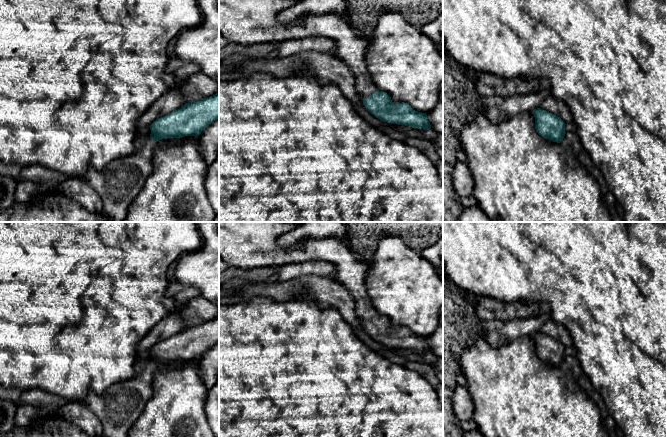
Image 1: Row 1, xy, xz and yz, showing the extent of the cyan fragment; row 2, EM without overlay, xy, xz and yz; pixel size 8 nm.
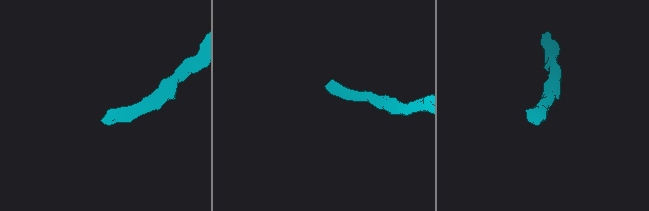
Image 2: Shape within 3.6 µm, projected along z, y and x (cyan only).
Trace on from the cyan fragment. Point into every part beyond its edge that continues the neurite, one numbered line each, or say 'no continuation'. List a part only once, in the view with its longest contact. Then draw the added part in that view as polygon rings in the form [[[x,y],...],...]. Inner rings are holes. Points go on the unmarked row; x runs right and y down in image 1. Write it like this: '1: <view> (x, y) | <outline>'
1: xz (246, 245) | [[[219,222],[219,257],[228,266],[240,269],[260,267],[279,267],[290,263],[304,261],[329,262],[336,268],[335,281],[343,285],[356,303],[356,314],[365,324],[378,315],[365,284],[368,260],[355,253],[350,247],[335,238],[307,239],[302,243],[284,249],[278,243],[278,238],[293,230],[303,222]]]

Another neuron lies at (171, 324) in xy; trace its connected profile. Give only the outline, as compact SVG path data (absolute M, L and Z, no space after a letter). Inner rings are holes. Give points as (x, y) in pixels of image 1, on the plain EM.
M171 311L161 321L152 327L148 334L143 337L138 346L138 351L150 350L157 342L163 341L184 330L186 326L180 314Z

